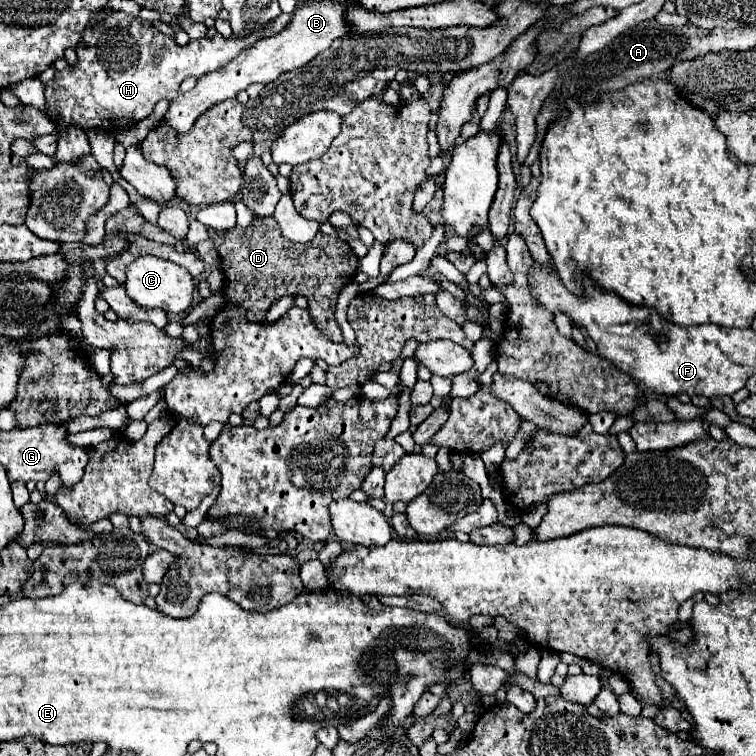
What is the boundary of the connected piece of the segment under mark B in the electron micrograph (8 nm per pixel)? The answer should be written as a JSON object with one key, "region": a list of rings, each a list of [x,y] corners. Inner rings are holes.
{"region":[[[305,1],[305,3],[299,3],[295,17],[285,27],[285,31],[257,41],[257,45],[245,49],[245,53],[241,53],[229,65],[221,67],[219,71],[207,73],[205,77],[199,77],[197,85],[191,91],[179,93],[171,101],[167,113],[163,115],[163,123],[167,123],[175,133],[187,133],[187,131],[191,131],[197,117],[201,113],[205,113],[211,105],[217,105],[217,103],[227,101],[227,99],[235,99],[237,93],[247,89],[251,83],[271,83],[281,73],[307,65],[317,53],[329,49],[331,43],[337,37],[343,37],[345,33],[349,33],[349,25],[343,17],[343,5],[339,1],[319,1],[319,3]]]}

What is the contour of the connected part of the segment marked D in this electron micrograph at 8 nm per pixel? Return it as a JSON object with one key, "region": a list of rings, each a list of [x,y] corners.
{"region":[[[273,217],[255,219],[249,227],[233,227],[229,231],[209,229],[211,241],[221,259],[221,271],[225,275],[223,297],[227,303],[241,305],[247,311],[247,319],[261,323],[271,303],[285,295],[305,295],[309,311],[319,329],[333,341],[341,341],[341,329],[333,317],[339,291],[355,279],[359,259],[351,247],[339,237],[317,233],[309,243],[293,243],[281,235]]]}

